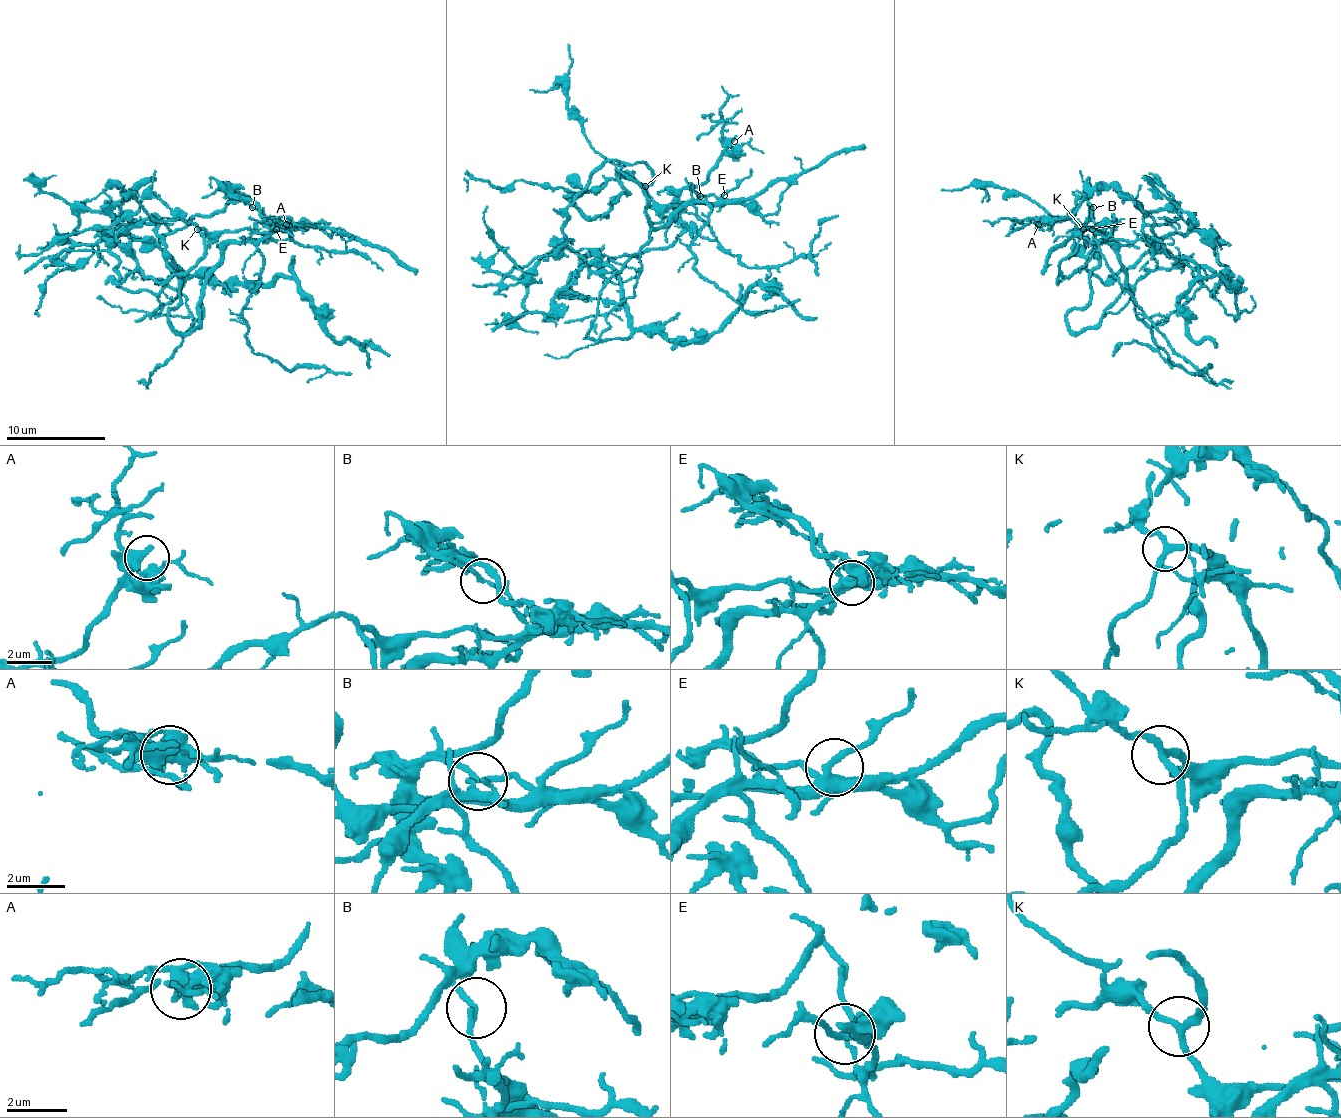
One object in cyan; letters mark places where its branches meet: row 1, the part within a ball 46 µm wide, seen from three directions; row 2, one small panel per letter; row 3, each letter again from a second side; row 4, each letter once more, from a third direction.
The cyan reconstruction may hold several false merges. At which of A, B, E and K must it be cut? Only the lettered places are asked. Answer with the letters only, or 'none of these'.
B

